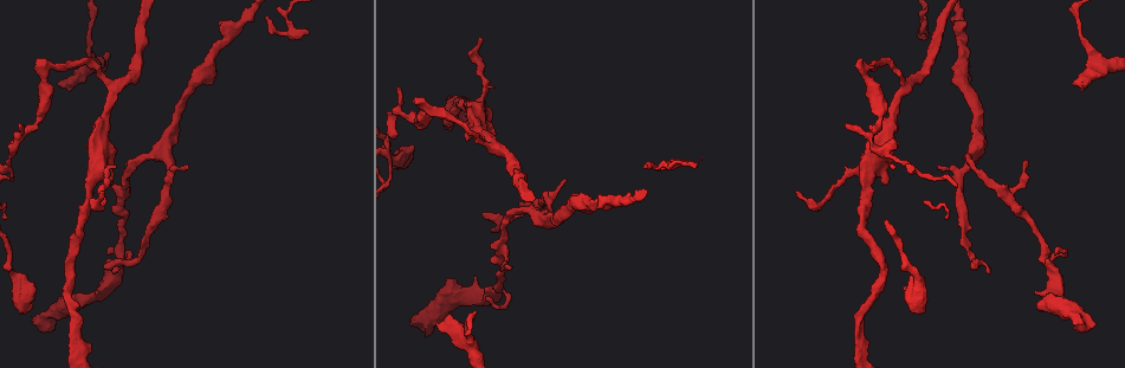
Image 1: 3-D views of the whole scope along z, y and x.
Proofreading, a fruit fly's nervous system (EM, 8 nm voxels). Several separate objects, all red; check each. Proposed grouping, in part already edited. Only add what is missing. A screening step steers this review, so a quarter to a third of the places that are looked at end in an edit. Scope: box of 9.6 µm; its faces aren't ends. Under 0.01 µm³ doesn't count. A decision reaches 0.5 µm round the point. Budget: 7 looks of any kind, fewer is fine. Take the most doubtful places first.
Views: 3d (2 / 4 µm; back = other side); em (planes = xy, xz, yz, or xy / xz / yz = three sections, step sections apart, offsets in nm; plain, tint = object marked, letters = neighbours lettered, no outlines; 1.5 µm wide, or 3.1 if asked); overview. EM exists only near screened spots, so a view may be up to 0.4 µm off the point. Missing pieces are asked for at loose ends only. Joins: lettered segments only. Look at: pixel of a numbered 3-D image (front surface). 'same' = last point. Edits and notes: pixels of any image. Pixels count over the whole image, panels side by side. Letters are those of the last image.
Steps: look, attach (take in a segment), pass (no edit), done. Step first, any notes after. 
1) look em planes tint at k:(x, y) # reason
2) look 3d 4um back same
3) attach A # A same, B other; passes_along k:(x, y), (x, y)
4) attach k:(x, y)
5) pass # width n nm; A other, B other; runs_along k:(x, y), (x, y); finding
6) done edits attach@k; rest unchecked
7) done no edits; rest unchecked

look 3d 2um back at 1:(1080, 85) # an open end

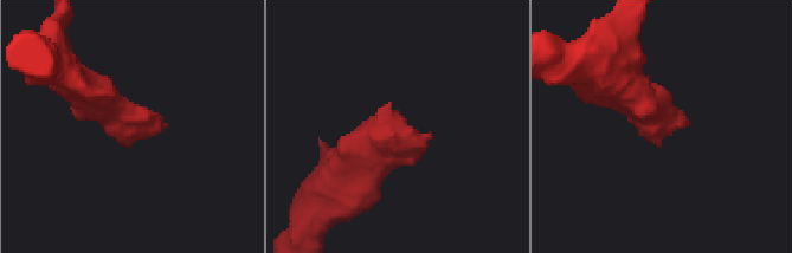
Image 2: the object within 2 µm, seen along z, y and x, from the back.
look em xy step 4 letters at 2:(657, 126) # need the tissue

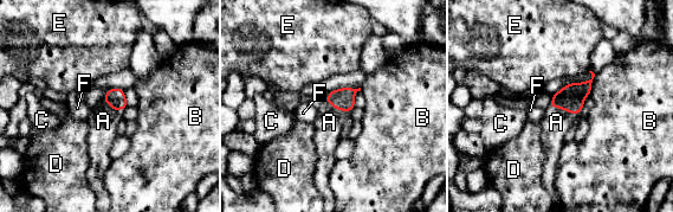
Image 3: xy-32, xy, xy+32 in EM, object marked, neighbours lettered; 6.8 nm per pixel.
look em planes letters same # another direction

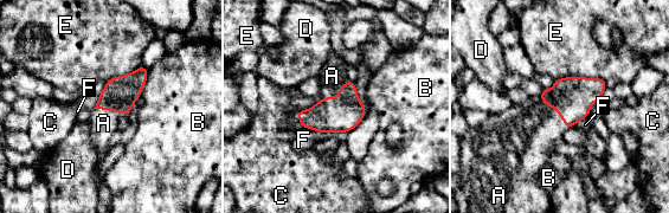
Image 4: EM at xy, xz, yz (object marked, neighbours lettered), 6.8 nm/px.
attach A # width 240 nm; longest_contact E 340 nm; A same, B other, C other, D other, E other, F other; the neuron continues

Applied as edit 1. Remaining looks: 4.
look overview # redraw

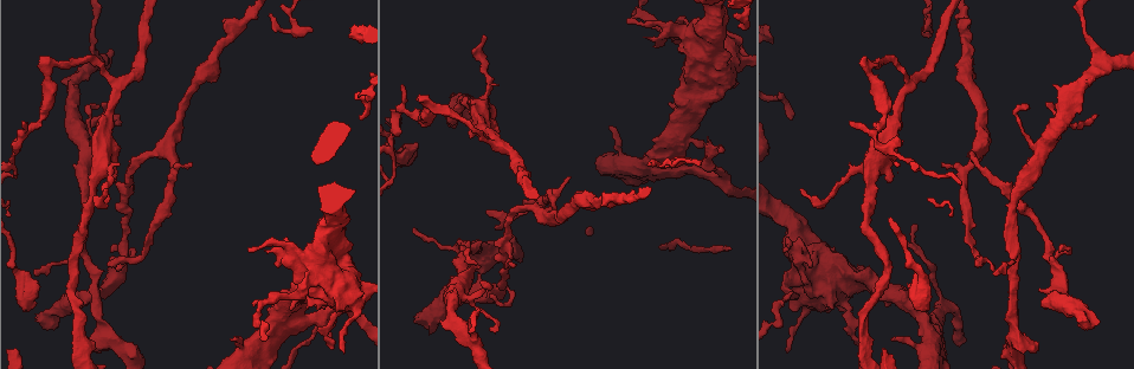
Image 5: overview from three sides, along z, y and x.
look em planes letters at 5:(116, 179) # branch stops here

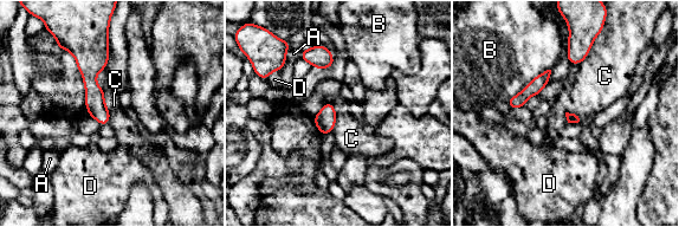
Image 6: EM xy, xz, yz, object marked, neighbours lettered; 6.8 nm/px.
pass # longest_contact B 380 nm; A other, B other, C other, D other; runs_along 6:(98, 44), (91, 88), (105, 121); no lettered segment goes on from it

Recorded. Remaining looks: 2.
look em xy step 4 letters at 5:(46, 328) # free end

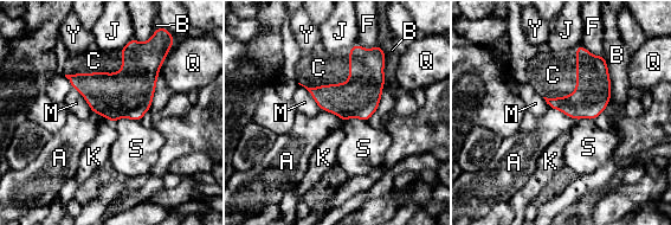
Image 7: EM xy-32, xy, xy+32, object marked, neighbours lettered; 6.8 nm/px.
look em planes letters same # cut it another way

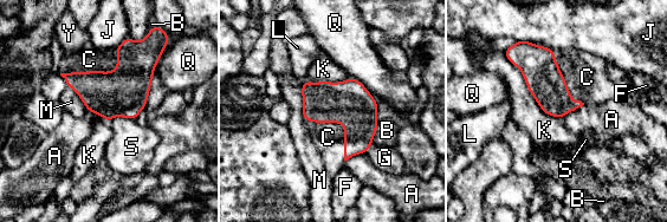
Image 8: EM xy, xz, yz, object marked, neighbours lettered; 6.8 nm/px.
attach C # longest_contact K 600 nm; A other, B other, C same, F other, G other, J other, K other, L other, M other, Q other, S other, Y other; the neuron continues

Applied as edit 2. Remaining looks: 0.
done edits attach@4, attach@8; rest unchecked

